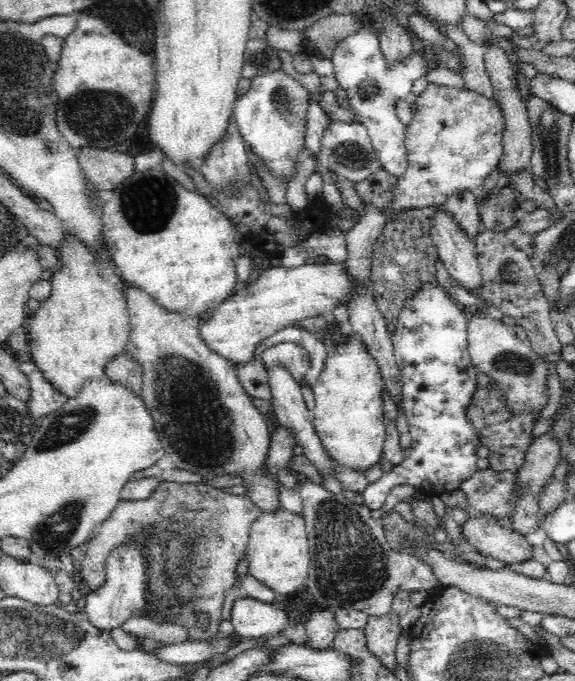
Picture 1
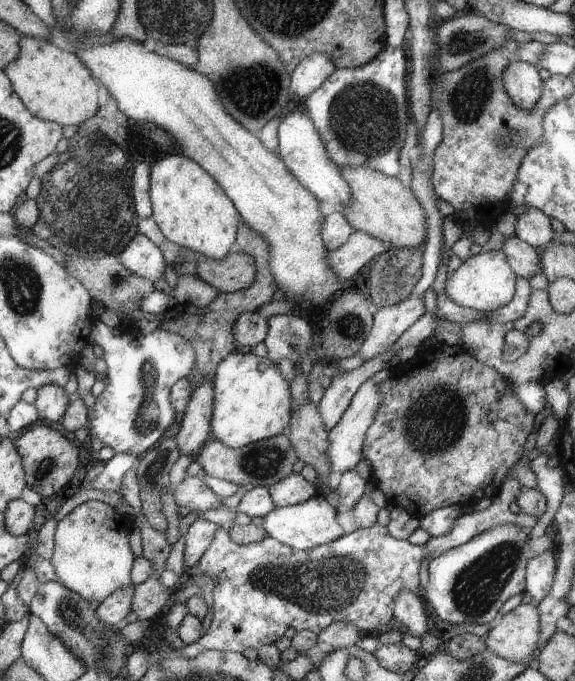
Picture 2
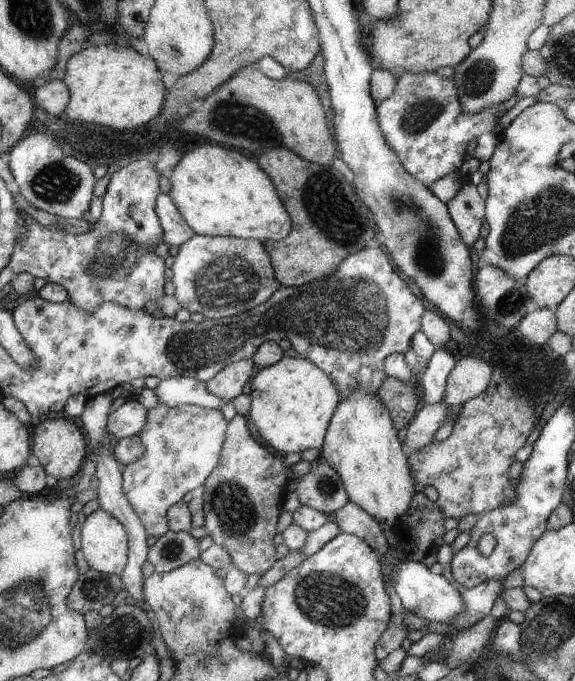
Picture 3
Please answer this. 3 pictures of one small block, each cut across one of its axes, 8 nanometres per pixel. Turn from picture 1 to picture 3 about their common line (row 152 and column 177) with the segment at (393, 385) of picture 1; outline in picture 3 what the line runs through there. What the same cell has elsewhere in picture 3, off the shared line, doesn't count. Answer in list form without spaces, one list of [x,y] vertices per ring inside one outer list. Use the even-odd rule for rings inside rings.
[[[157,404],[155,408],[147,410],[147,426],[139,434],[141,442],[145,444],[145,454],[137,462],[121,468],[121,488],[127,496],[131,508],[137,512],[143,528],[147,530],[147,536],[163,538],[163,534],[169,532],[167,522],[167,510],[181,502],[181,498],[191,492],[193,488],[207,482],[211,472],[221,460],[221,450],[225,444],[227,434],[227,422],[223,420],[223,414],[219,410],[205,410],[201,406],[179,406],[169,408],[165,404]]]

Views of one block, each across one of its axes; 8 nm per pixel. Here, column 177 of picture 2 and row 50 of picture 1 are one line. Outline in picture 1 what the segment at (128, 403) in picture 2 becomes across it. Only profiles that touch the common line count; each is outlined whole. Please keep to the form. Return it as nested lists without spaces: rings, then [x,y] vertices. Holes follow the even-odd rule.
[[[362,30],[358,34],[352,34],[344,42],[340,42],[340,46],[334,50],[332,64],[336,70],[334,76],[338,84],[350,96],[350,106],[352,106],[350,118],[368,126],[382,170],[388,170],[388,174],[402,178],[402,174],[408,170],[406,128],[398,122],[394,114],[394,102],[400,98],[404,100],[412,98],[410,88],[416,80],[420,80],[420,76],[428,74],[428,64],[418,54],[410,54],[406,60],[398,60],[390,64],[382,54],[380,36],[376,36],[372,30]]]

